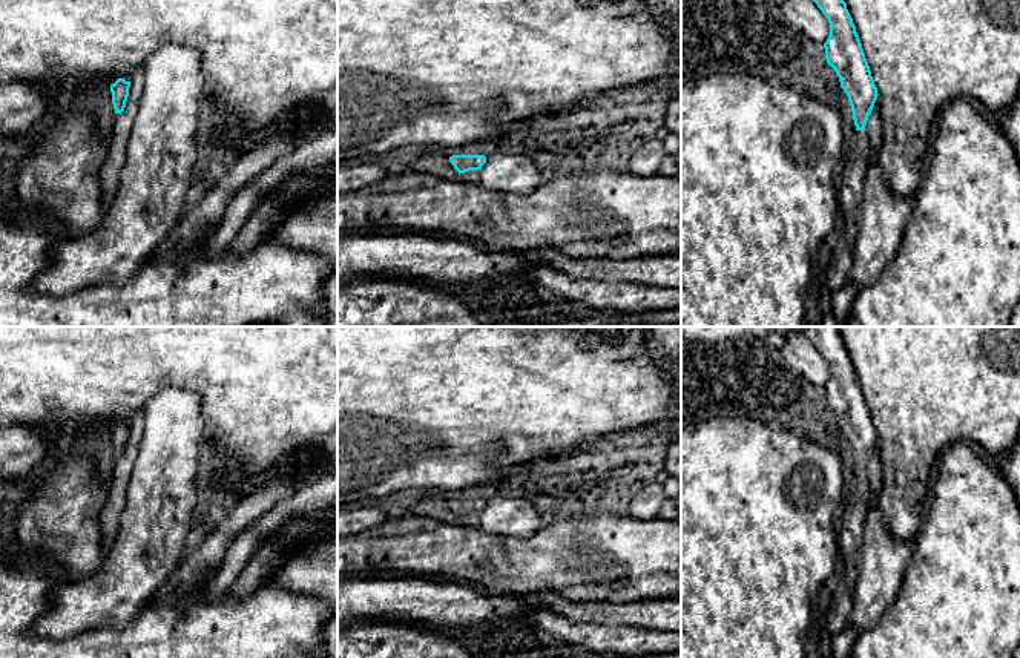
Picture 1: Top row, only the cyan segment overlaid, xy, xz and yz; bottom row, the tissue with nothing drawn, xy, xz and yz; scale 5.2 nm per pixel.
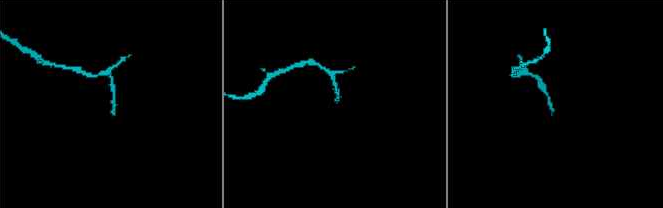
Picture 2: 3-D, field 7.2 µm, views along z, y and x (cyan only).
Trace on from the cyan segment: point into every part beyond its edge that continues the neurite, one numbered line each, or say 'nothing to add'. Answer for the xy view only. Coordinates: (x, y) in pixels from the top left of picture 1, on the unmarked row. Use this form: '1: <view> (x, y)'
nothing to add

